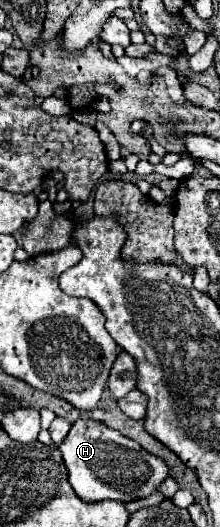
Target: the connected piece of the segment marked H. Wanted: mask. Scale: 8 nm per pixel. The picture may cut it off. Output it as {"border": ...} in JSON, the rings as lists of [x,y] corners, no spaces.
{"border":[[[92,418],[76,420],[64,442],[58,444],[58,450],[62,452],[70,486],[86,502],[138,500],[158,490],[158,484],[168,478],[168,468],[162,460],[150,456],[150,452],[146,452],[134,440],[106,428],[104,424],[98,424]]]}

